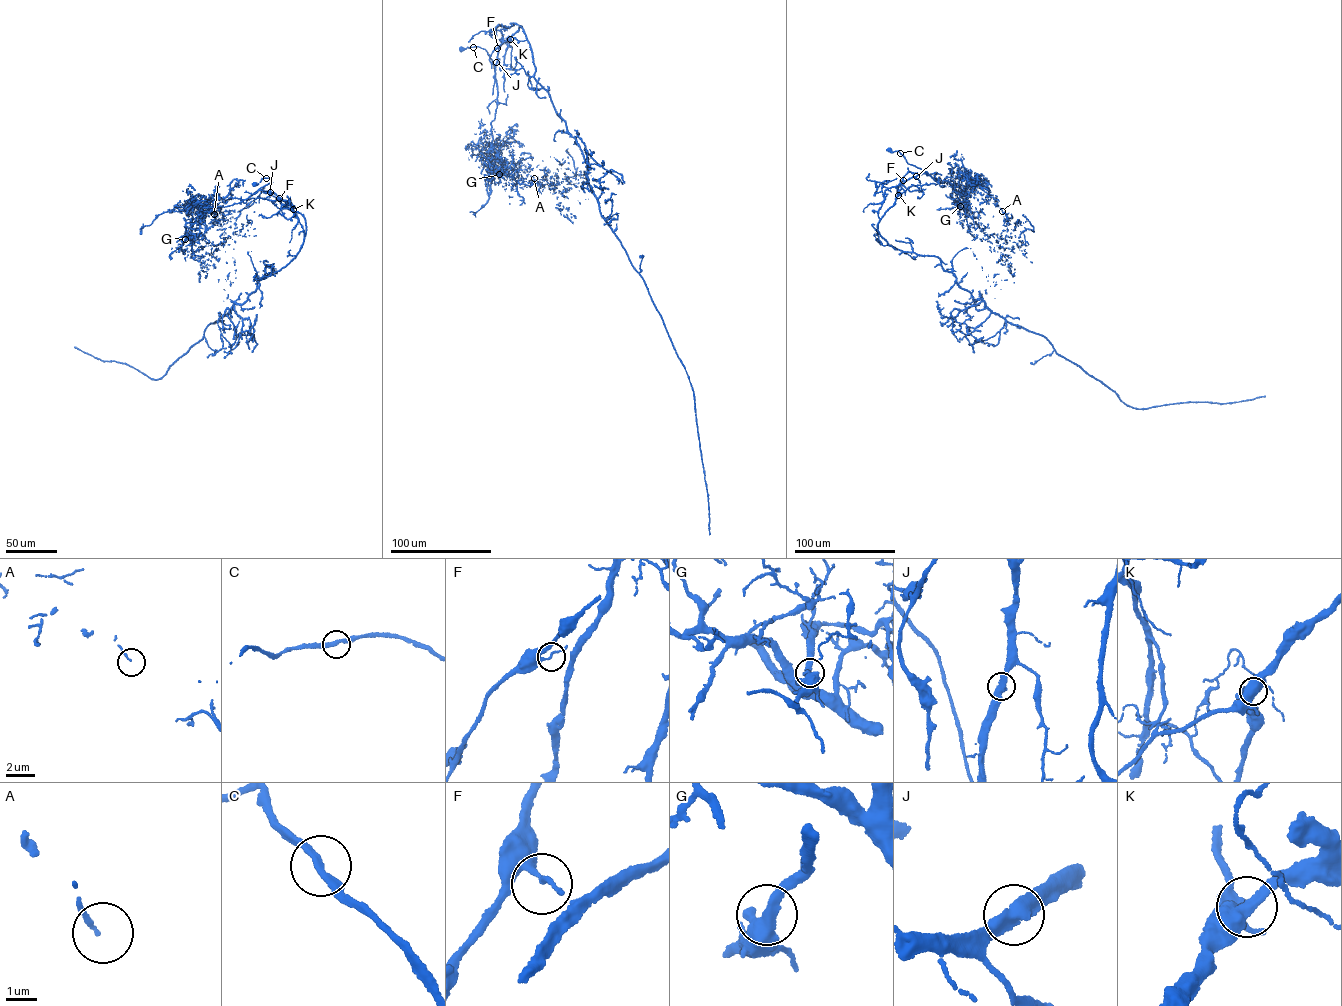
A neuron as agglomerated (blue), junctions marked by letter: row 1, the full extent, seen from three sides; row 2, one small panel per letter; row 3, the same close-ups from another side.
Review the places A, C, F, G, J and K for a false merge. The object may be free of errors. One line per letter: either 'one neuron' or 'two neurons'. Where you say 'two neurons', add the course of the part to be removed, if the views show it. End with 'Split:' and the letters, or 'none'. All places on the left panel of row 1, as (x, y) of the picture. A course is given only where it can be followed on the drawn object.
A: one neuron
C: one neuron
F: two neurons | (279, 198), (259, 189), (239, 203), (214, 207), (200, 221), (196, 206), (175, 207), (143, 226), (141, 234)
G: one neuron
J: one neuron
K: one neuron
Split: F

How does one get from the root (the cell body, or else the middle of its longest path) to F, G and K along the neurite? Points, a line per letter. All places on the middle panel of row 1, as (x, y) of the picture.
F: (461, 49), (477, 46), (486, 50), (492, 60), (495, 77), (497, 48)
G: (461, 49), (484, 49), (494, 65), (498, 92), (492, 142), (496, 156), (505, 164), (499, 174)
K: (461, 49), (477, 46), (486, 50), (492, 60), (495, 77), (496, 48), (510, 39)

